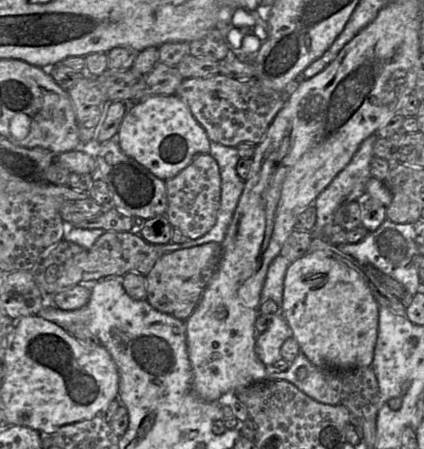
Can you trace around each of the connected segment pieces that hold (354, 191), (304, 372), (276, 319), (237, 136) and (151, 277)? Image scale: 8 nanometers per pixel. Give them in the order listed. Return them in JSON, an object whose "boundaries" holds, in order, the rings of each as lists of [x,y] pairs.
{"boundaries":[[[[376,134],[366,138],[348,165],[316,198],[314,206],[317,210],[317,219],[310,232],[312,238],[322,237],[323,228],[334,223],[334,214],[340,205],[361,201],[366,197],[366,185],[371,178],[370,163],[374,157],[373,145],[377,139]]],[[[300,352],[285,372],[269,373],[268,381],[288,381],[315,401],[328,405],[341,403],[338,393],[324,377],[324,370],[314,366]]],[[[281,313],[273,316],[267,330],[256,337],[255,350],[260,361],[272,367],[282,359],[281,347],[291,336],[292,331]]],[[[221,74],[209,78],[186,78],[176,95],[186,104],[211,142],[236,147],[250,142],[257,145],[283,108],[290,92],[278,92],[264,86],[256,78],[233,79]]],[[[208,242],[163,254],[146,278],[146,300],[156,310],[186,321],[214,276],[222,255],[221,245]]]]}

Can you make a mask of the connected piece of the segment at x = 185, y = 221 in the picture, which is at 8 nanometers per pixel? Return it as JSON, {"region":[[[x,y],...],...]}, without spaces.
{"region":[[[199,154],[176,176],[165,181],[167,195],[166,217],[173,228],[182,231],[189,240],[205,235],[215,224],[221,199],[221,177],[216,160],[210,154]]]}

